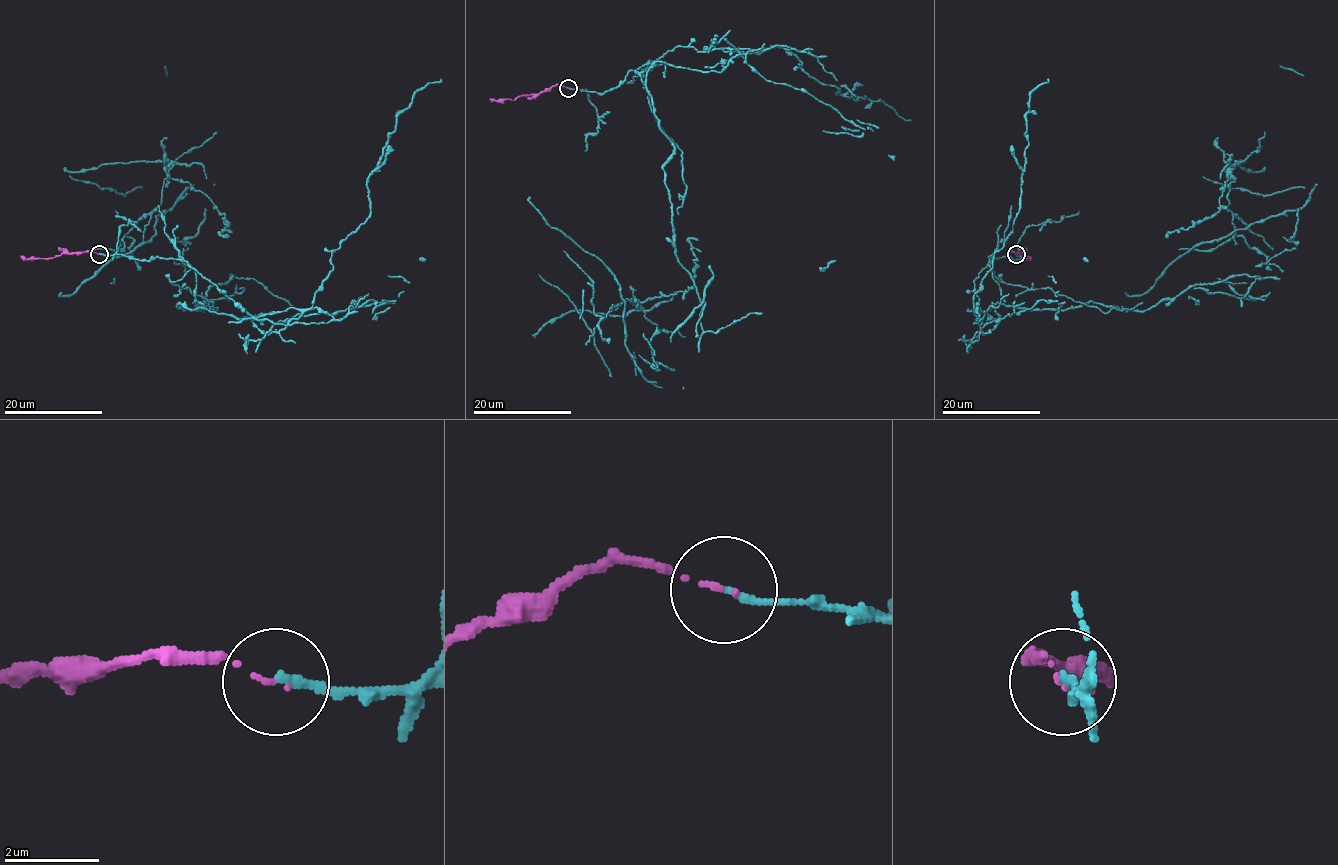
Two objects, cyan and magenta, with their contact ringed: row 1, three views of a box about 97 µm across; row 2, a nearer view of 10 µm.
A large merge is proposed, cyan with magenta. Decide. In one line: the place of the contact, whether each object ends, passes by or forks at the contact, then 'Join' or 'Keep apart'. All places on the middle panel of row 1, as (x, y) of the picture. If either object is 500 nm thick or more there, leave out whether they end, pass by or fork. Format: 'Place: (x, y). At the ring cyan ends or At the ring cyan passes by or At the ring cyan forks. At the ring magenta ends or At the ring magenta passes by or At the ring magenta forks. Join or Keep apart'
Place: (568, 88). At the ring cyan ends. At the ring magenta ends. Keep apart

